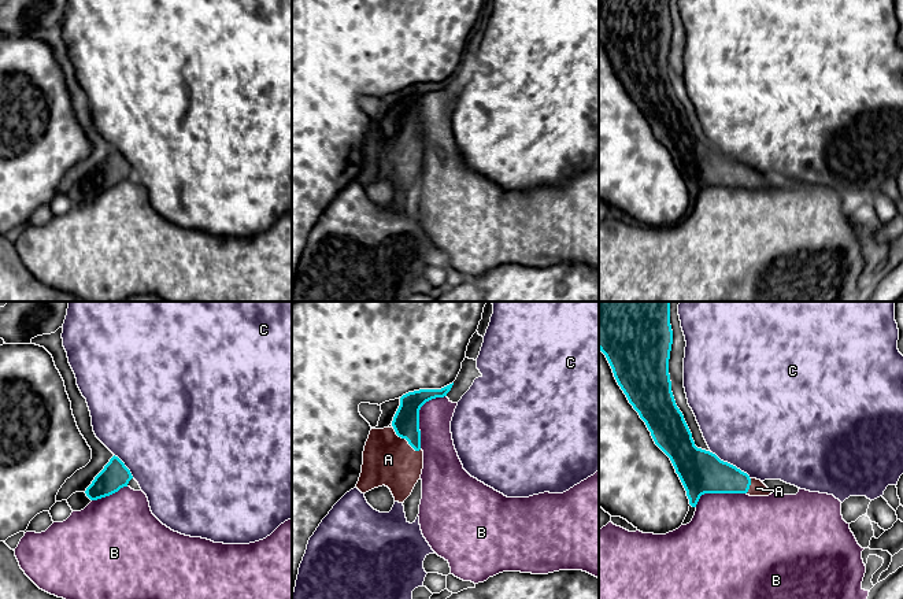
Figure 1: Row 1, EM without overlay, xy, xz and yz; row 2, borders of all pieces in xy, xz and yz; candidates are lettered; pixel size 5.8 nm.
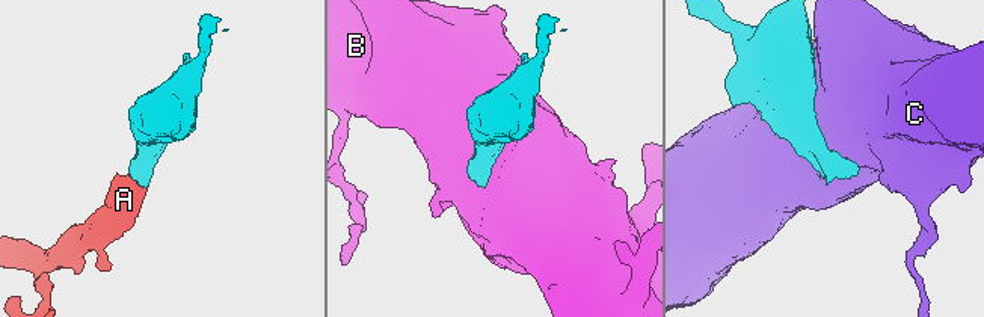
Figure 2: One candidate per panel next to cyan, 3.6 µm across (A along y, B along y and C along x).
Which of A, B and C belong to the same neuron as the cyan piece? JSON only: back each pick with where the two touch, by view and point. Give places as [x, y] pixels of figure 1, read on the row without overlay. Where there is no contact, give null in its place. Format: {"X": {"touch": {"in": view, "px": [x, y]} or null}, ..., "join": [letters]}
{"A": {"touch": {"in": "xz", "px": [406, 132]}}, "join": ["A"]}

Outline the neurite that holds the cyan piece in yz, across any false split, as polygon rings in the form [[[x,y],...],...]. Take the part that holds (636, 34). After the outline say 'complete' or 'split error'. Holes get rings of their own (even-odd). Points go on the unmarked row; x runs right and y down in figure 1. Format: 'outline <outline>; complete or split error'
outline [[[599,0],[599,42],[655,137],[670,151],[689,197],[696,200],[704,186],[771,188],[760,173],[695,138],[671,85],[671,37],[670,0]]]; split error

